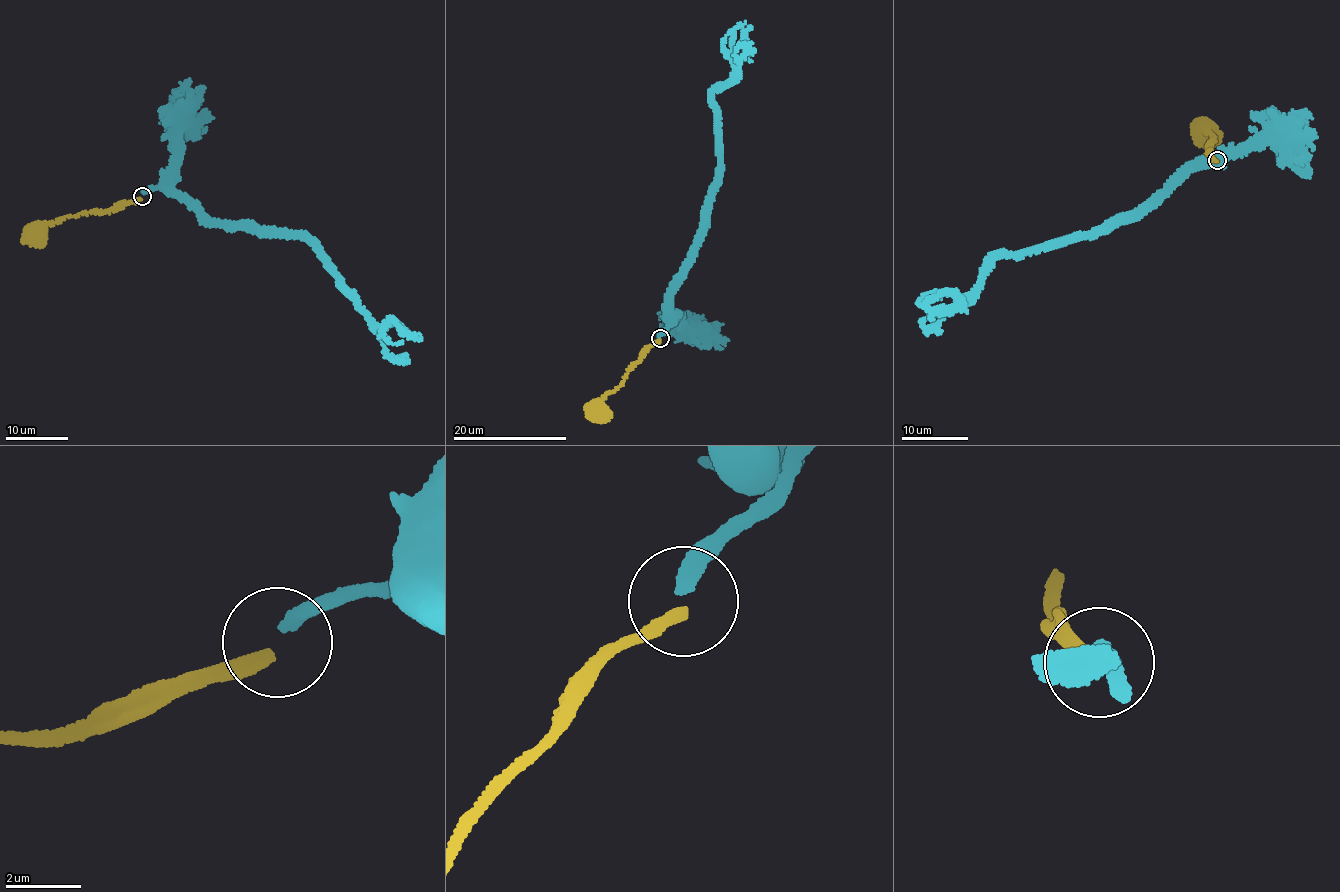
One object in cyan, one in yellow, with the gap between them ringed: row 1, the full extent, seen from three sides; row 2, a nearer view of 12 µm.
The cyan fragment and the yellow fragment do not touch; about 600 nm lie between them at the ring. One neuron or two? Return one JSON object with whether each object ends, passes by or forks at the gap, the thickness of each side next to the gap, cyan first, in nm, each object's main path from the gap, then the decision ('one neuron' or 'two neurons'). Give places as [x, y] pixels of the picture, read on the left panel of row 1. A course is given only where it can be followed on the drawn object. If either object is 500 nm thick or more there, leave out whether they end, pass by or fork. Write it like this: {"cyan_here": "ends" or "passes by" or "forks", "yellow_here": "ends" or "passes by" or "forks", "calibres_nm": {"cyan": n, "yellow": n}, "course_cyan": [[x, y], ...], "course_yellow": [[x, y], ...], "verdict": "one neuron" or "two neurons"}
{"cyan_here": "ends", "yellow_here": "ends", "calibres_nm": {"cyan": 320, "yellow": 320}, "course_cyan": [[143, 194], [163, 185], [207, 222], [262, 236], [302, 236], [376, 325], [392, 319], [420, 334]], "course_yellow": [[141, 198], [112, 209], [56, 220], [36, 232]], "verdict": "two neurons"}

